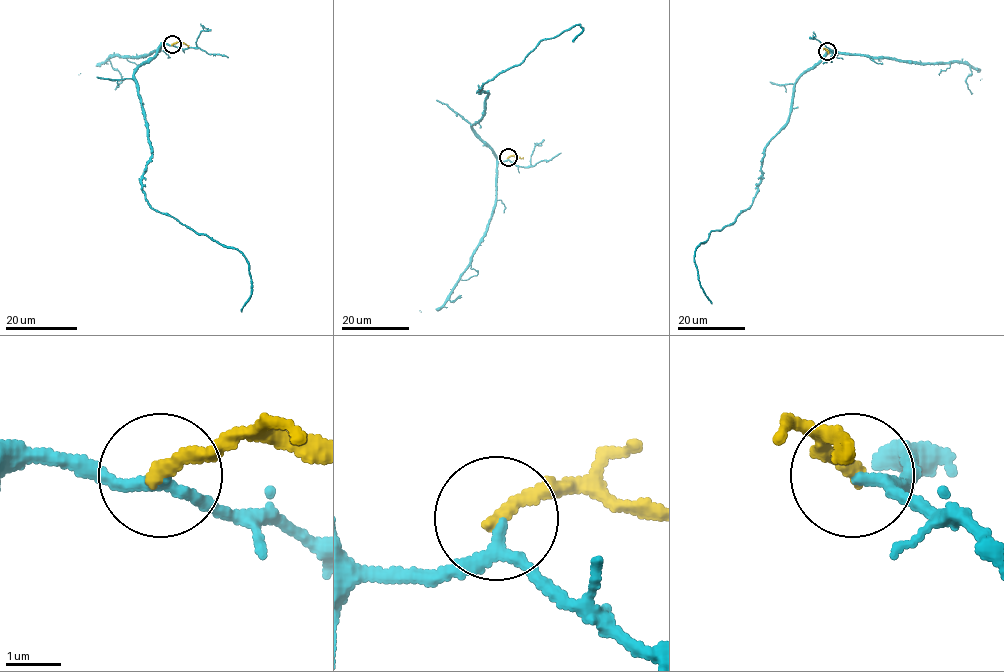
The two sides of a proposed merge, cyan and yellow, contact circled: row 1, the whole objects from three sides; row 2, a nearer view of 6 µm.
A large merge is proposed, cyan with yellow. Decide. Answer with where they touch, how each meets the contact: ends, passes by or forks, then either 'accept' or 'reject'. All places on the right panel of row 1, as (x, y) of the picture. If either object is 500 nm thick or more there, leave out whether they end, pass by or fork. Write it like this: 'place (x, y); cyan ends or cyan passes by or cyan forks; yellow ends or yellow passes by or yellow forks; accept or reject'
place (827, 51); cyan passes by; yellow ends; reject

